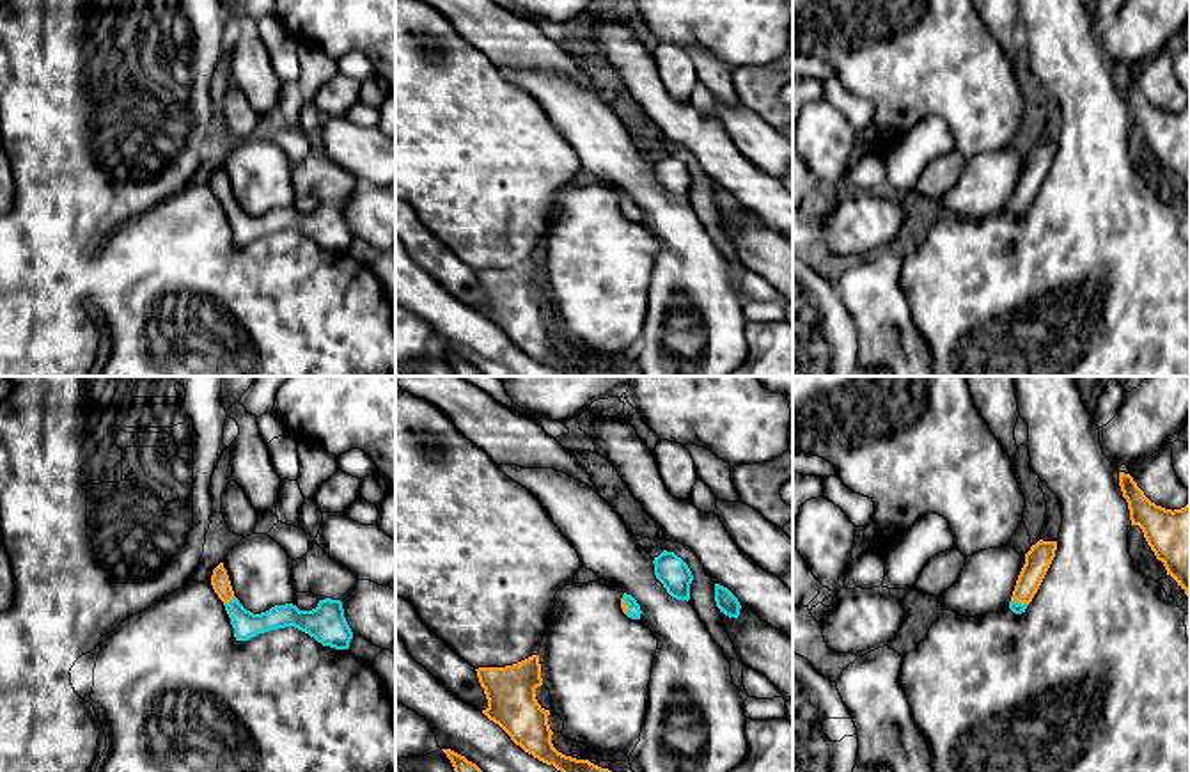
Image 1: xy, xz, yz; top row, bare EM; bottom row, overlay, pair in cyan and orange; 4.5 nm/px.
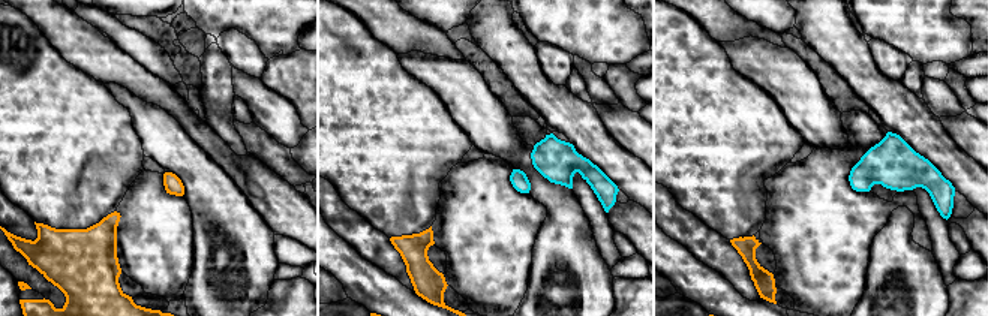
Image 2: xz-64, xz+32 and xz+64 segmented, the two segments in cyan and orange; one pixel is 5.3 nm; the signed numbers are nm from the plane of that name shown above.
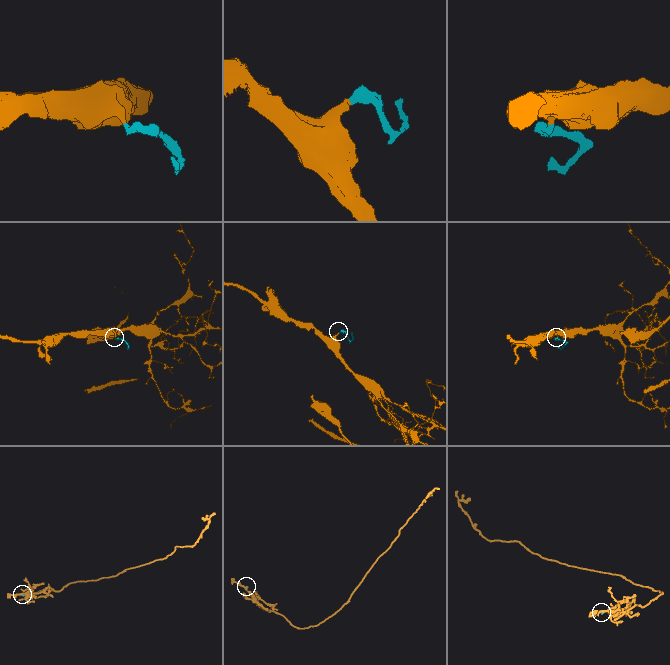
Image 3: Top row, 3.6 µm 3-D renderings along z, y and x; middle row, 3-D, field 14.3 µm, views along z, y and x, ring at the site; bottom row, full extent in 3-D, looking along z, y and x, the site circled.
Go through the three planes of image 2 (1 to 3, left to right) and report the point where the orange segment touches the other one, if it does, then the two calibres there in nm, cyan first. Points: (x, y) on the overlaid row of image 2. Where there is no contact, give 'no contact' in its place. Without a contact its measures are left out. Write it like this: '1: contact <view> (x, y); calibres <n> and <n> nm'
1: no contact
2: no contact
3: no contact

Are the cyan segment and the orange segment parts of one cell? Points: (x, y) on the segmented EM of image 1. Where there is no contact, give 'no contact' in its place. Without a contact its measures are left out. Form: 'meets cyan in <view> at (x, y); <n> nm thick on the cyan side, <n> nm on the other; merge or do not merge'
meets cyan in xy at (231, 600); 120 nm thick on the cyan side, 90 nm on the other; merge

